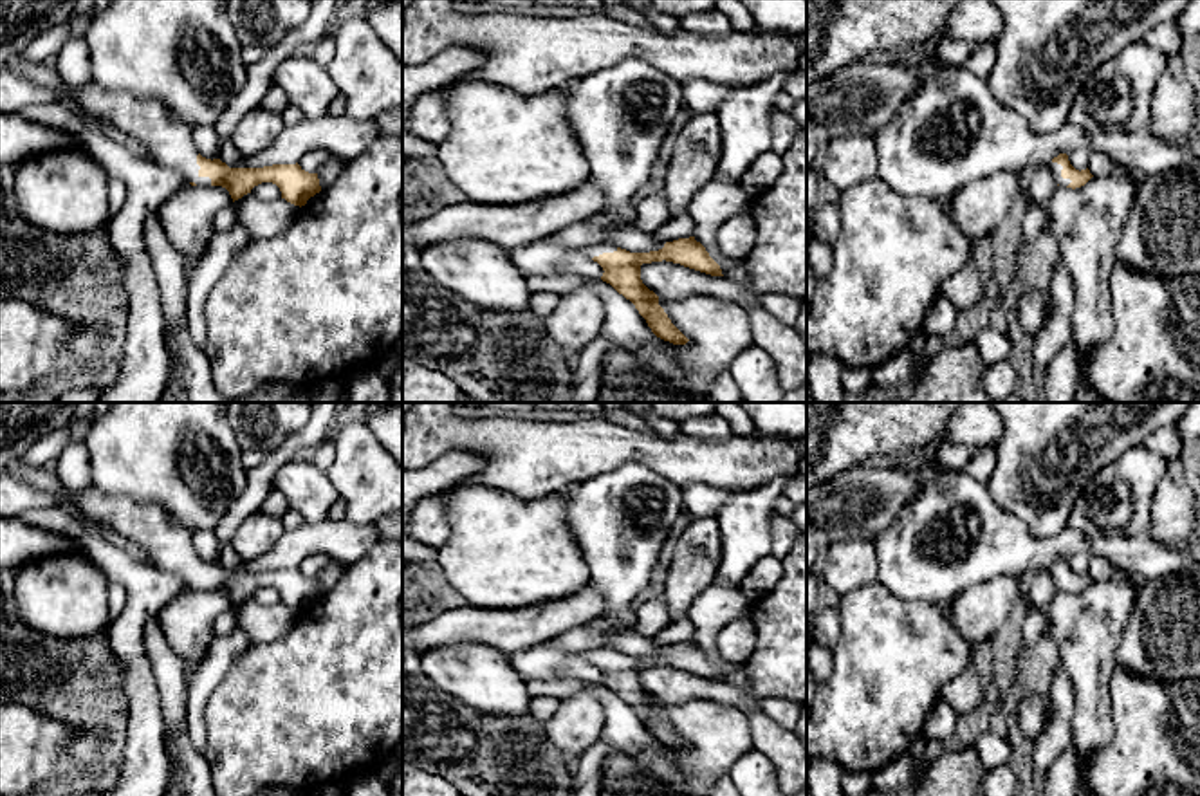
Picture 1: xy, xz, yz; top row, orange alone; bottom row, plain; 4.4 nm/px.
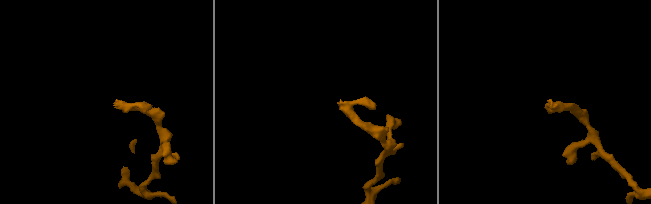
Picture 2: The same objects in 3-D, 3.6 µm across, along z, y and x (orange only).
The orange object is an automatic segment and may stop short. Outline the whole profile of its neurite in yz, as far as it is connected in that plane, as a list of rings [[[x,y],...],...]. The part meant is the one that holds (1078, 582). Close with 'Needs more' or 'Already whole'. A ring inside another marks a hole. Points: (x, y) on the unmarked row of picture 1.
[[[1059,558],[1057,561],[1054,561],[1048,572],[1056,581],[1056,587],[1063,592],[1072,592],[1072,594],[1081,592],[1094,581],[1088,572],[1081,576],[1075,574],[1070,569],[1066,558]]]. Needs more

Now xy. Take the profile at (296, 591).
[[[94,487],[69,491],[67,500],[83,516],[143,547],[153,567],[180,574],[191,590],[222,590],[233,606],[262,587],[276,588],[282,603],[300,612],[321,596],[318,578],[305,576],[298,567],[229,572],[220,563],[202,561],[191,547],[191,532],[157,505],[141,505],[125,495],[101,495]]]. Needs more

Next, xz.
[[[695,641],[666,646],[662,653],[650,657],[630,657],[612,648],[590,648],[579,655],[603,671],[601,684],[635,709],[651,736],[673,749],[686,749],[689,744],[671,727],[659,709],[659,700],[642,688],[641,670],[666,664],[711,680],[724,680],[720,670]]]. Needs more

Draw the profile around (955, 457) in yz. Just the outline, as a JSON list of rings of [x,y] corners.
[[[947,444],[940,446],[935,457],[944,467],[949,467],[951,471],[962,471],[967,467],[971,457],[978,448],[980,446],[971,448],[964,444]]]

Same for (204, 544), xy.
[[[198,531],[191,534],[191,547],[195,554],[206,563],[218,563],[218,540],[213,531]]]

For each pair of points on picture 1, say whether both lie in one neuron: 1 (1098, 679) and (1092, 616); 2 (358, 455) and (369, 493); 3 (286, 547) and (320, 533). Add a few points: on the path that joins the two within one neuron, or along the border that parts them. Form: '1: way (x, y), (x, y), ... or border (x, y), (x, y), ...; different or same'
1: way (1092, 663), (1092, 632); same
2: way (361, 464), (369, 484); same
3: way (295, 546), (311, 538); same

